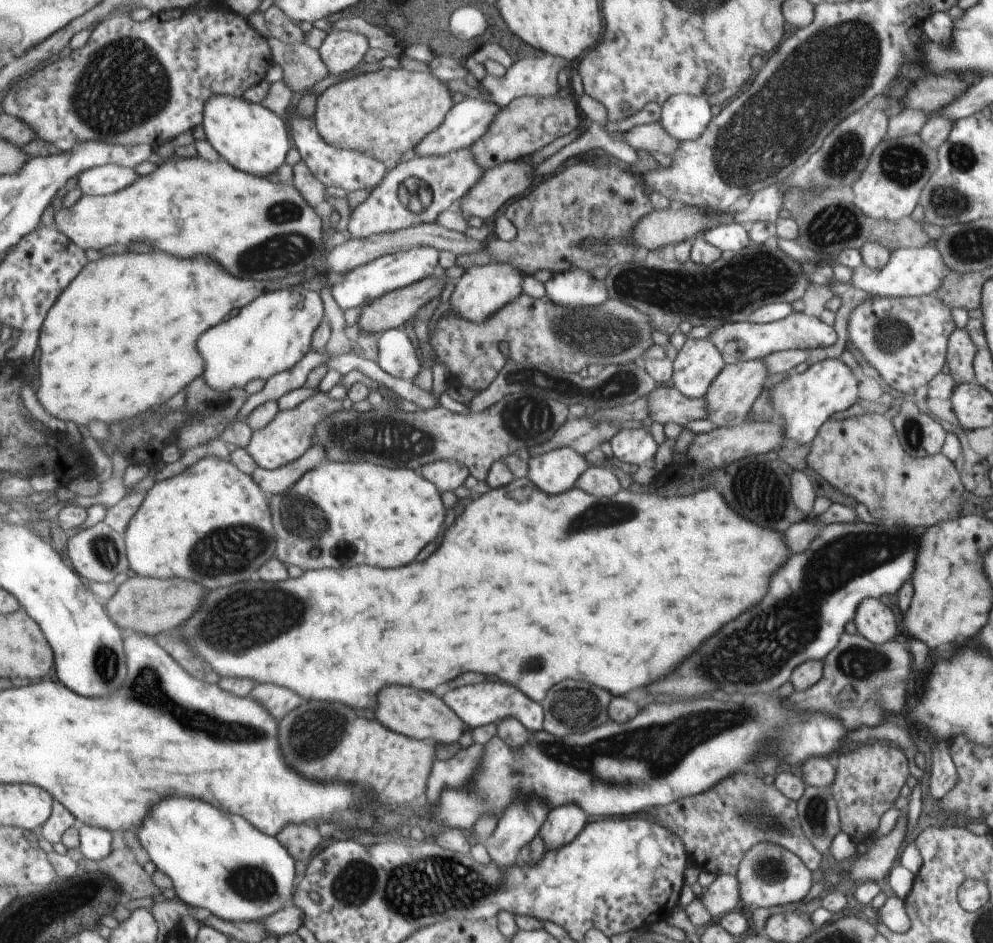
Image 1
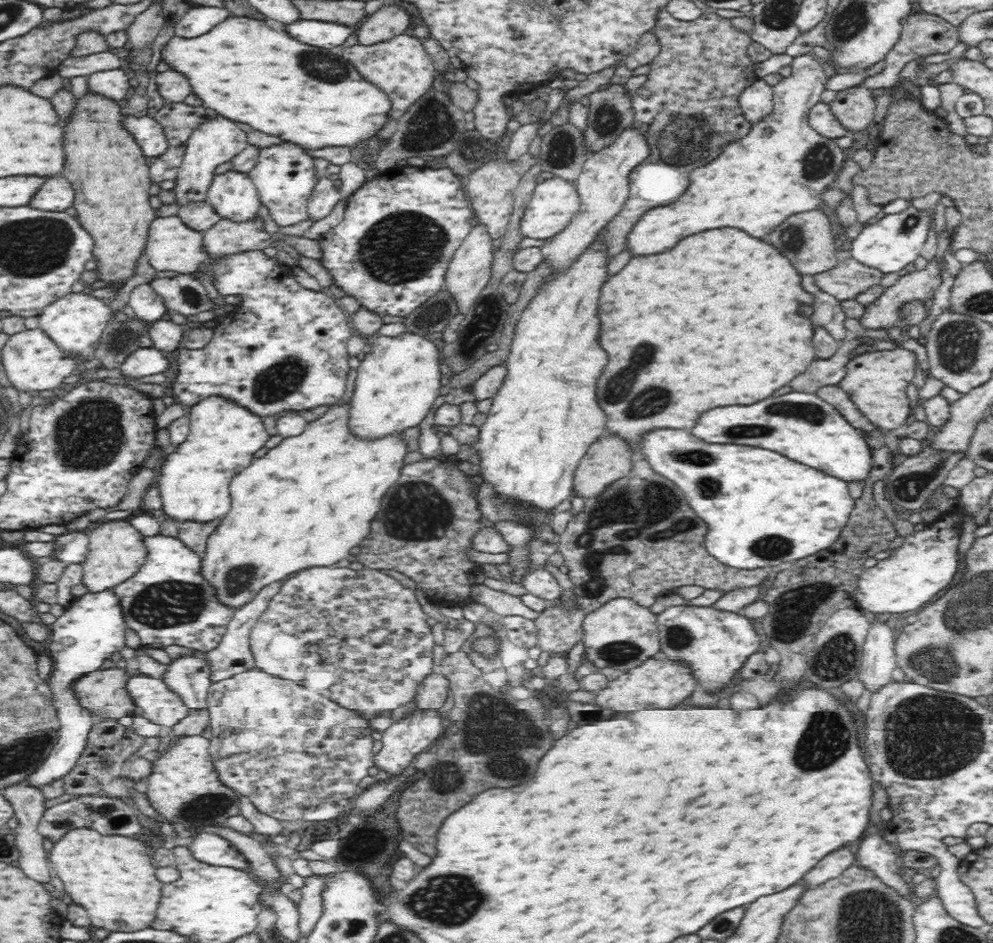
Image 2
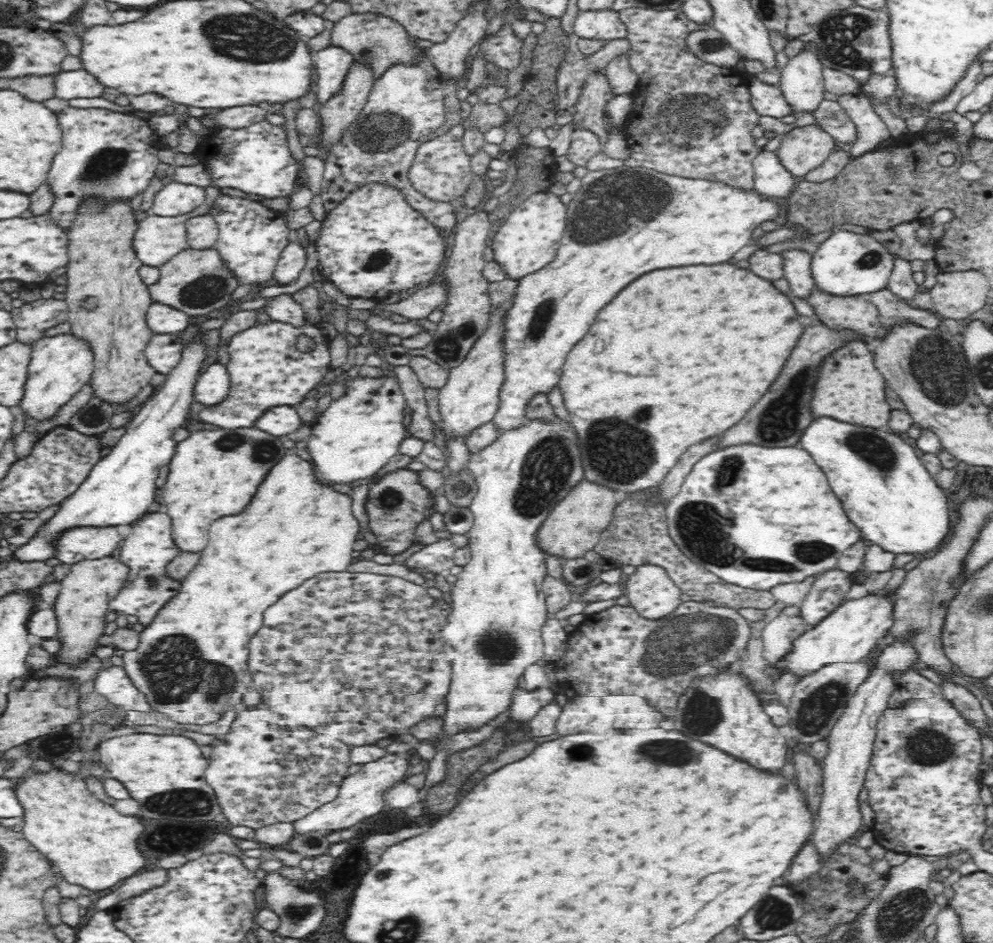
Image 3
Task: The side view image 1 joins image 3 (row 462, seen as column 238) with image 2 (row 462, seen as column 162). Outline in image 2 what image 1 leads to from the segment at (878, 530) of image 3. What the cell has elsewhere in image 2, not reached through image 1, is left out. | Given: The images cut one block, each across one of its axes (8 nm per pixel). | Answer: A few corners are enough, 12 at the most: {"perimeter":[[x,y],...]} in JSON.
{"perimeter":[[815,393],[702,412],[707,444],[867,478],[860,430]]}

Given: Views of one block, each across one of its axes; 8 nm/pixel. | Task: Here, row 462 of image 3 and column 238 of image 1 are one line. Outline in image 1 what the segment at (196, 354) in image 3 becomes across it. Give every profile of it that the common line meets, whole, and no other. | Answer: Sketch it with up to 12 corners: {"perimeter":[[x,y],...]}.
{"perimeter":[[238,96],[210,98],[204,129],[256,178],[287,164],[286,117]]}

